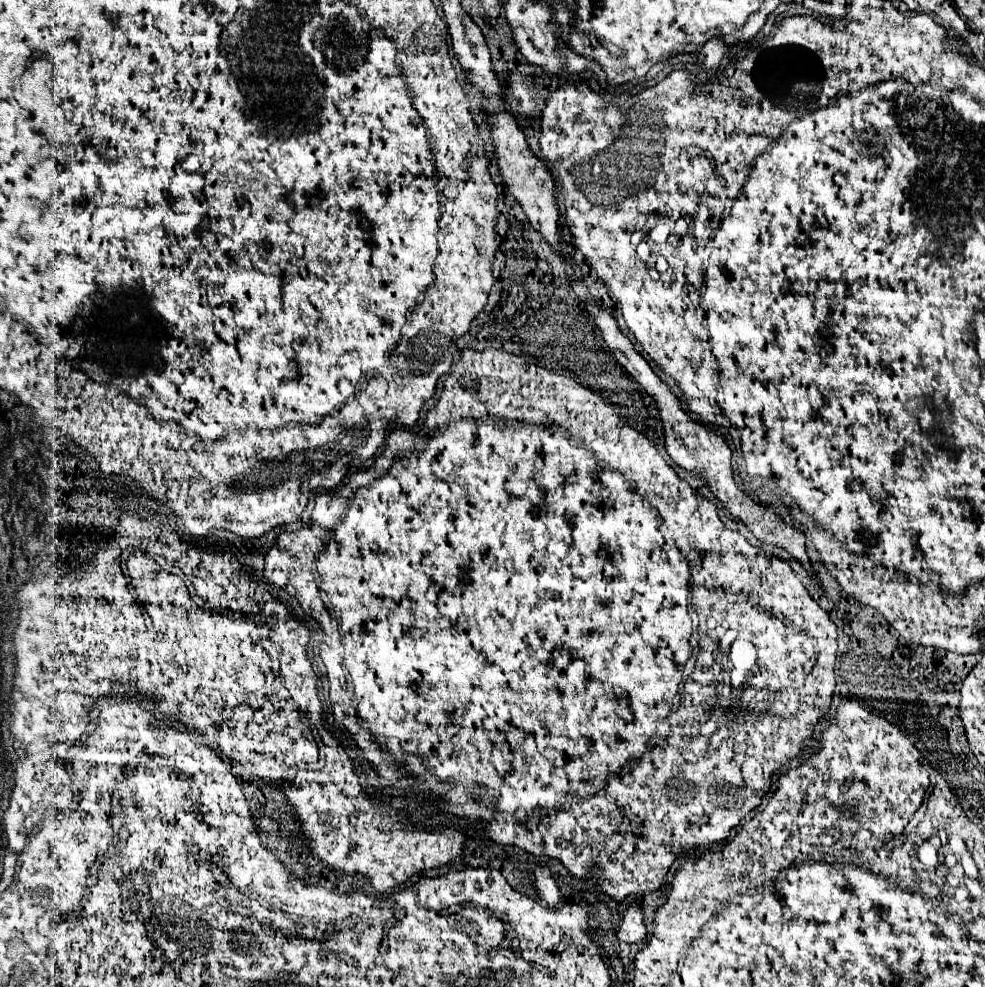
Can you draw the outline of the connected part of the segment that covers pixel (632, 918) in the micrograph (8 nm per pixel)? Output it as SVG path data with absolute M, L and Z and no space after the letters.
M634 901L628 911L624 913L624 921L618 929L618 939L626 943L638 943L646 937L646 925L644 925L644 915L640 909L640 903Z

